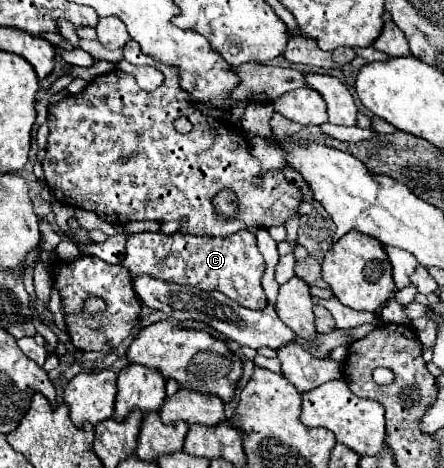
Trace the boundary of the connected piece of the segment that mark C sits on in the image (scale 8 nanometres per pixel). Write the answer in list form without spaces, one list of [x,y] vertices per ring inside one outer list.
[[[248,230],[230,234],[228,238],[224,238],[224,236],[192,236],[192,234],[184,234],[184,232],[176,232],[170,236],[164,232],[130,234],[128,242],[126,242],[126,256],[122,260],[122,266],[126,266],[130,270],[132,278],[136,278],[138,274],[148,274],[148,276],[156,276],[156,278],[166,280],[166,282],[188,284],[188,286],[196,286],[200,290],[224,292],[228,298],[232,298],[234,302],[238,302],[244,308],[264,310],[268,304],[266,294],[262,290],[262,284],[260,284],[260,278],[264,274],[264,258],[258,252],[256,236]]]

